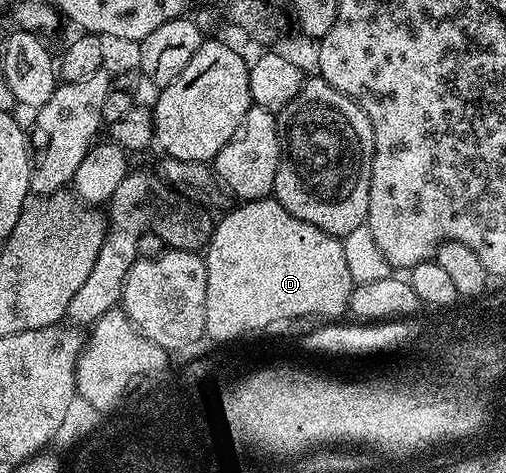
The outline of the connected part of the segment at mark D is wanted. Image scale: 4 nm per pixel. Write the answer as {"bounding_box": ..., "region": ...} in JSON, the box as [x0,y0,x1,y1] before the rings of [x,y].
{"bounding_box":[205,197,353,335],"region":[[[274,197],[243,201],[235,206],[239,207],[214,224],[211,242],[205,248],[205,321],[213,321],[215,335],[239,335],[240,329],[260,327],[265,321],[279,319],[280,313],[337,311],[343,315],[348,310],[353,284],[349,265],[345,265],[342,238],[293,217]]]}

